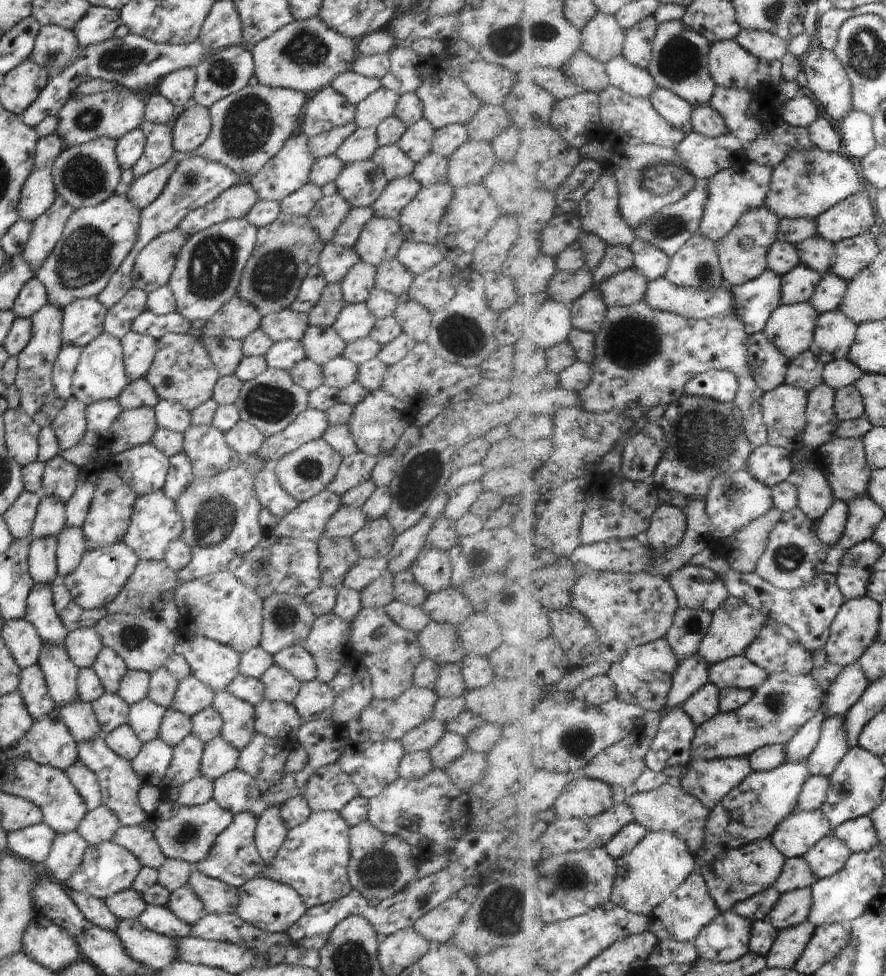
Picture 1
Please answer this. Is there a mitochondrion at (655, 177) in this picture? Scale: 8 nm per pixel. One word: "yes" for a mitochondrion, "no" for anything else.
yes

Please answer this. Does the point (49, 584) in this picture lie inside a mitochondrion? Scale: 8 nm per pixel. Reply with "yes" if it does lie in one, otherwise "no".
no

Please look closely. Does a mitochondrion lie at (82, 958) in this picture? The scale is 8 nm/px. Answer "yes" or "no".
no

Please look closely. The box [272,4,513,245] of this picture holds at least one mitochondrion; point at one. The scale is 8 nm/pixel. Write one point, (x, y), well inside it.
(306, 46)

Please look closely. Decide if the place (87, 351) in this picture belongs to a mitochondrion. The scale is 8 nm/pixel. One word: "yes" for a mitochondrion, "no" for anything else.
no

